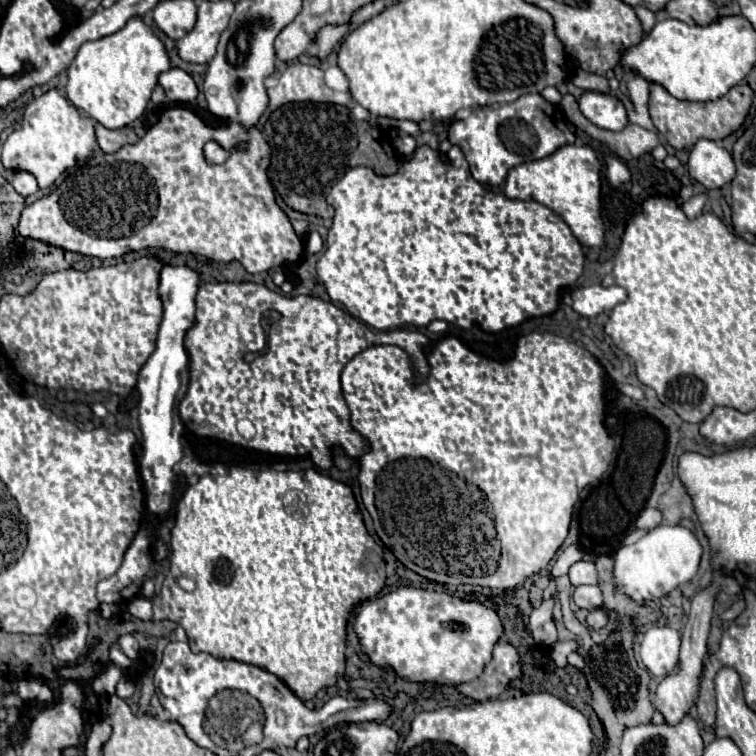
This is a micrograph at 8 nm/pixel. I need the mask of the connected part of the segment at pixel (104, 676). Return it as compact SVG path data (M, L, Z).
M109 666L96 675L92 684L93 691L96 694L114 693L114 688L116 689L118 680L120 681L121 676L122 672L120 672L120 670L114 666Z

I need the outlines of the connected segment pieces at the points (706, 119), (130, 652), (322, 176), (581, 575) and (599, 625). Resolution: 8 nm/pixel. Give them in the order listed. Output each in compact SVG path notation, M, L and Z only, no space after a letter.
M650 84L650 116L658 132L666 136L670 146L676 150L682 148L692 148L700 138L708 140L722 140L728 134L736 132L744 118L748 116L750 104L752 104L752 88L748 84L738 84L730 88L730 92L714 102L688 102L688 100L678 100L666 92L660 84Z
M132 634L122 636L122 638L118 640L118 644L120 644L122 652L124 652L128 658L136 658L136 654L138 654L138 642L136 642L136 638L134 638Z
M308 100L282 104L270 114L262 130L272 148L272 186L290 208L304 214L332 218L334 210L326 204L326 196L332 184L350 168L368 166L380 176L398 170L398 158L390 140L368 122L356 120L346 106Z
M580 560L580 562L572 564L572 568L570 568L568 576L570 576L572 586L582 586L582 584L598 584L596 566L594 566L594 562L588 562L588 560Z
M600 606L600 608L594 608L594 610L588 612L586 622L588 622L588 626L592 630L602 630L608 624L608 618L610 618L610 610L604 608L604 606Z

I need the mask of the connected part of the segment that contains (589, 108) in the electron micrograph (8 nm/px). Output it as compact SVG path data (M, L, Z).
M584 92L578 102L582 114L592 124L598 124L600 128L622 130L628 124L626 108L616 96L602 94L602 92Z

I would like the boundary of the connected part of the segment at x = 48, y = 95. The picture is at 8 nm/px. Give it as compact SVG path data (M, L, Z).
M50 88L26 106L22 128L18 132L12 132L4 142L2 162L6 168L34 174L38 186L46 190L66 168L84 162L92 154L94 144L96 136L92 120L88 116L82 116L80 110L58 92L58 88Z

